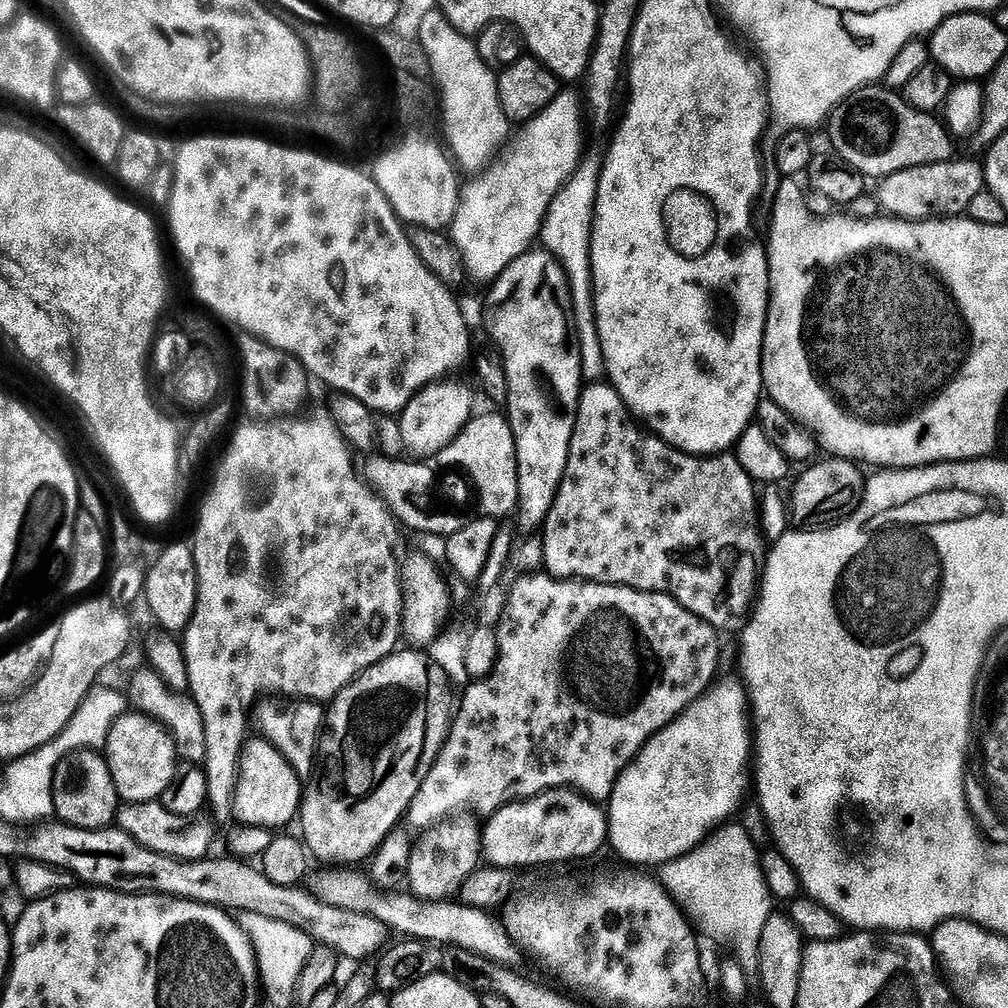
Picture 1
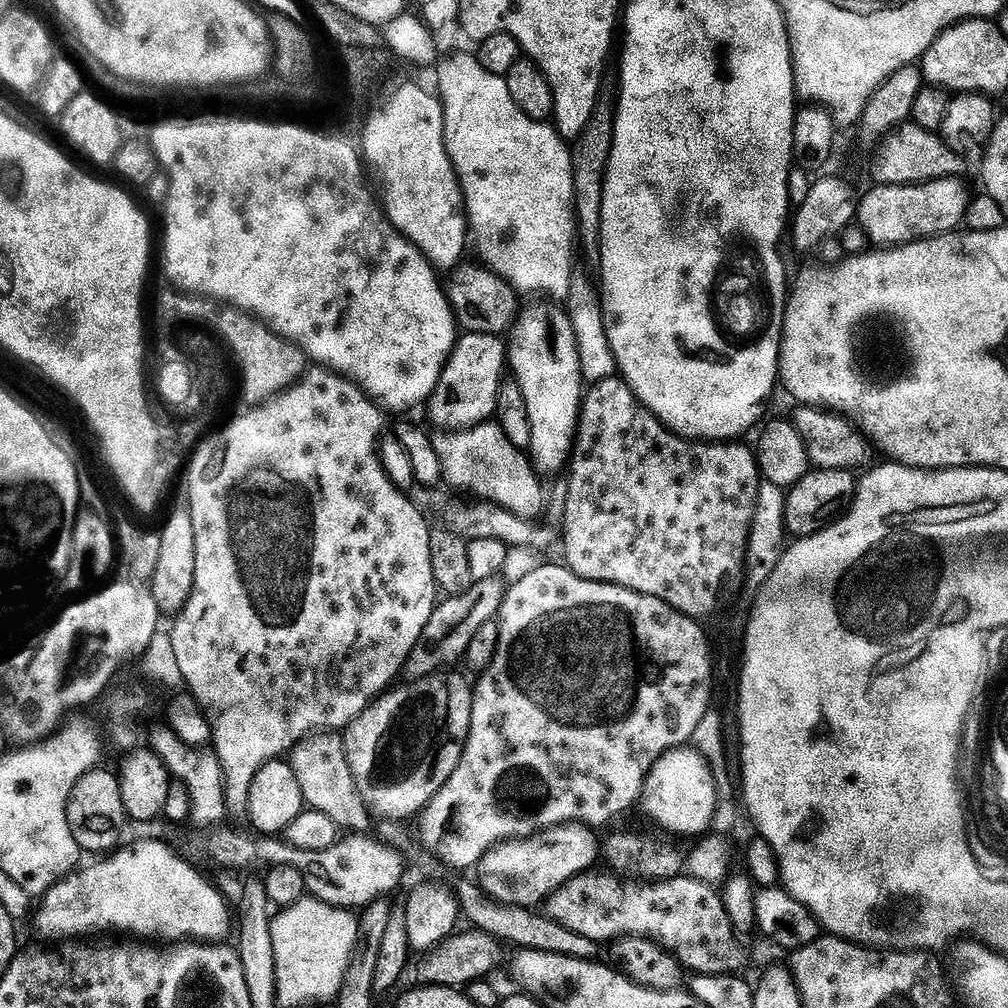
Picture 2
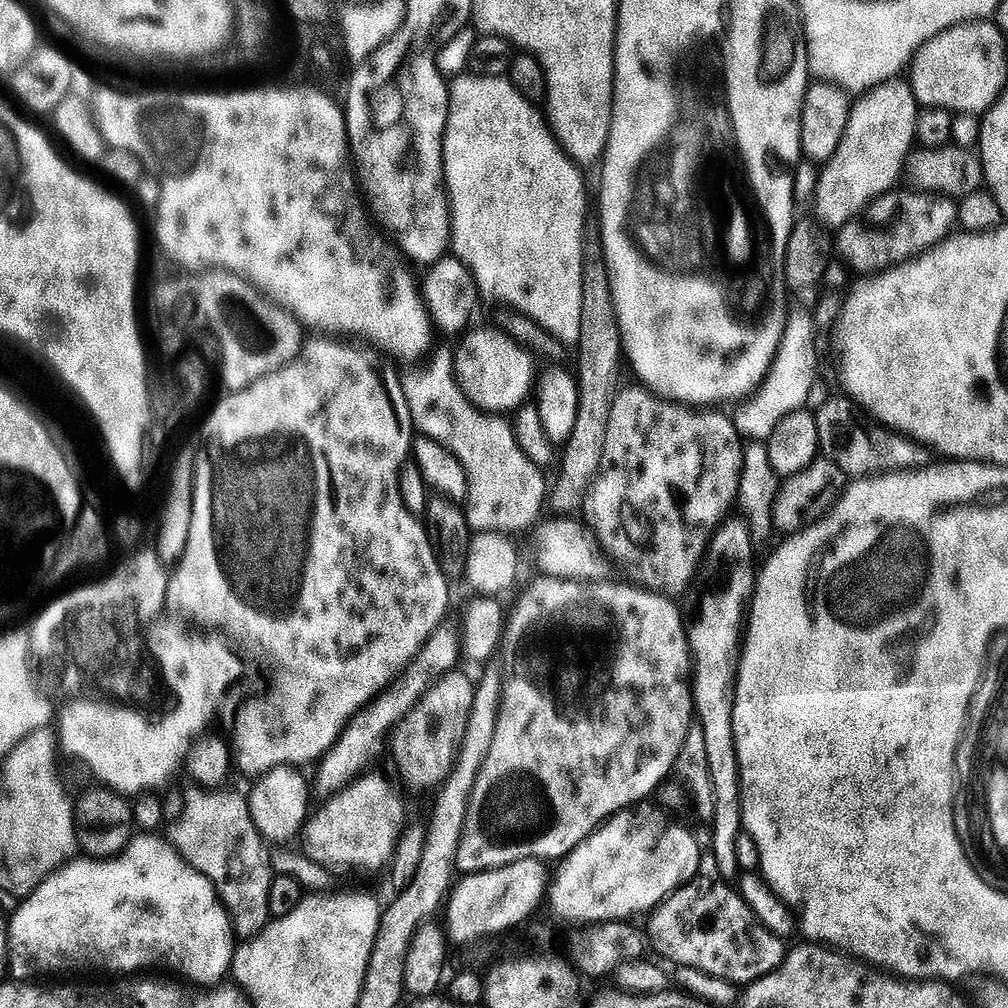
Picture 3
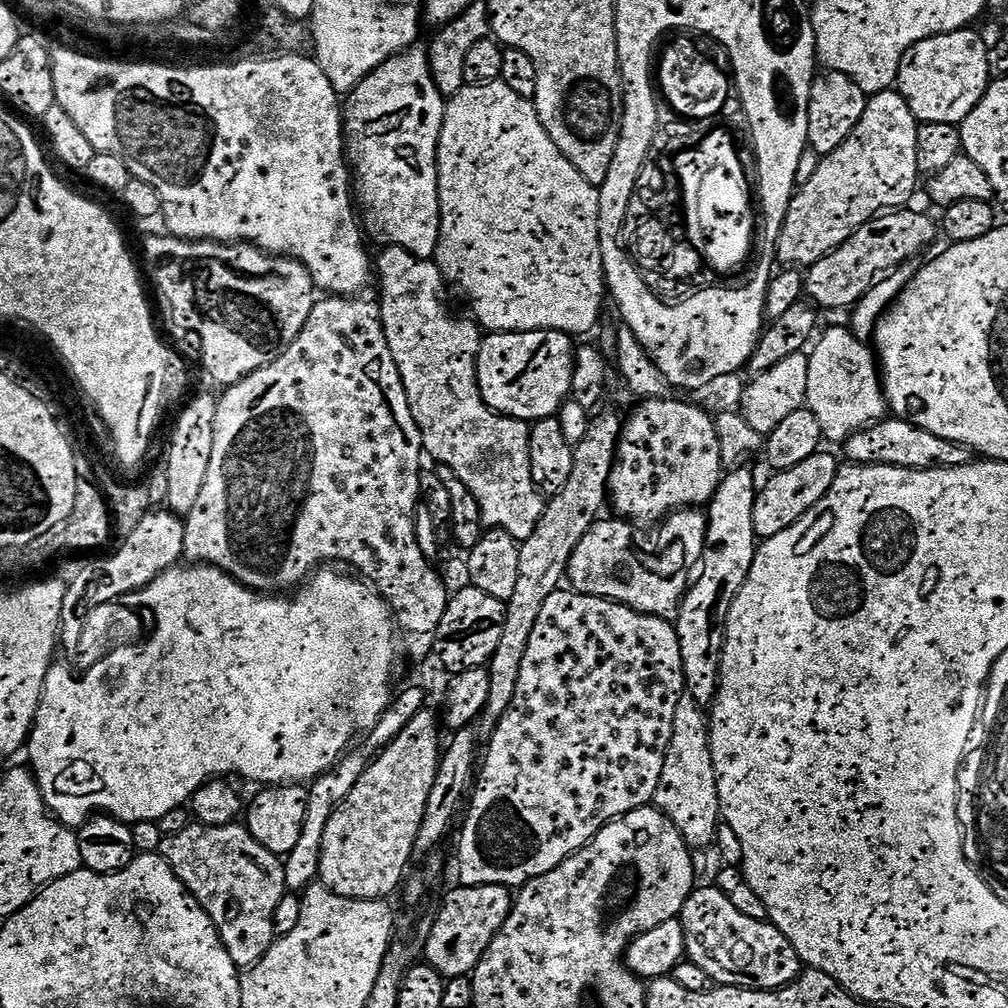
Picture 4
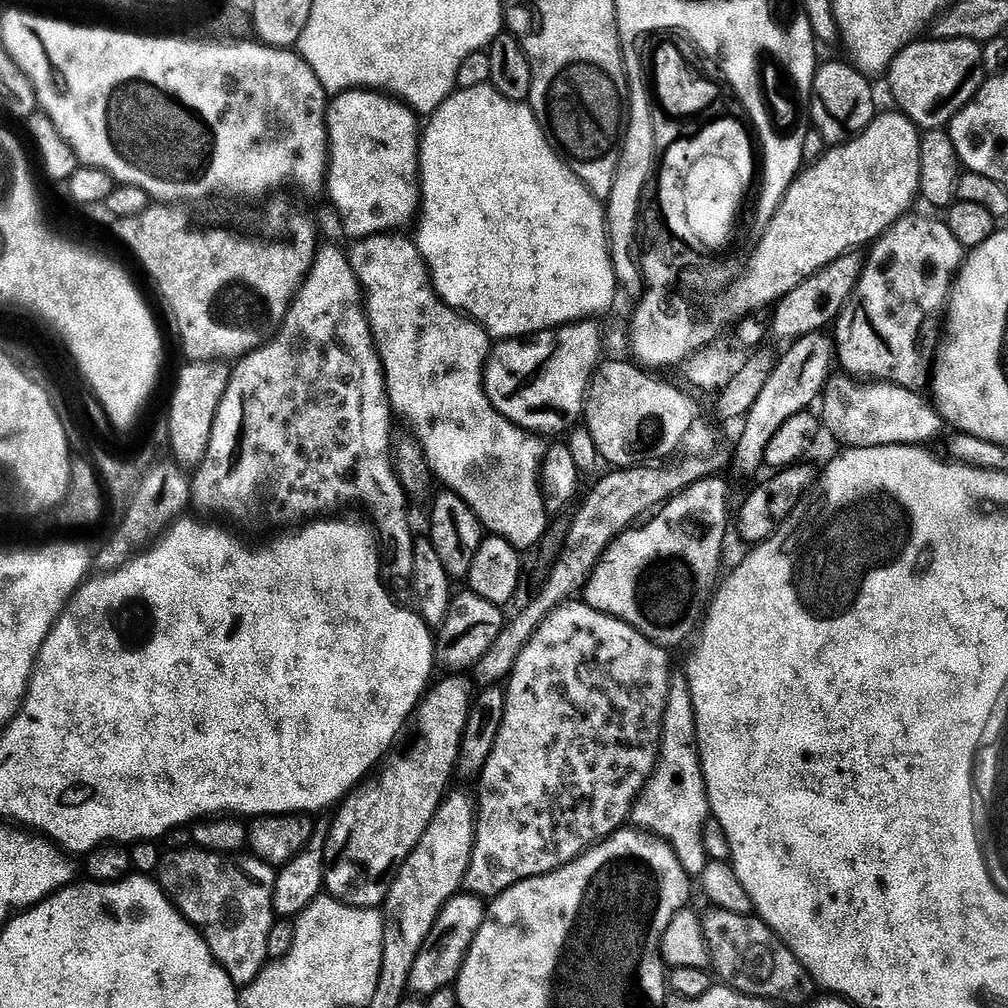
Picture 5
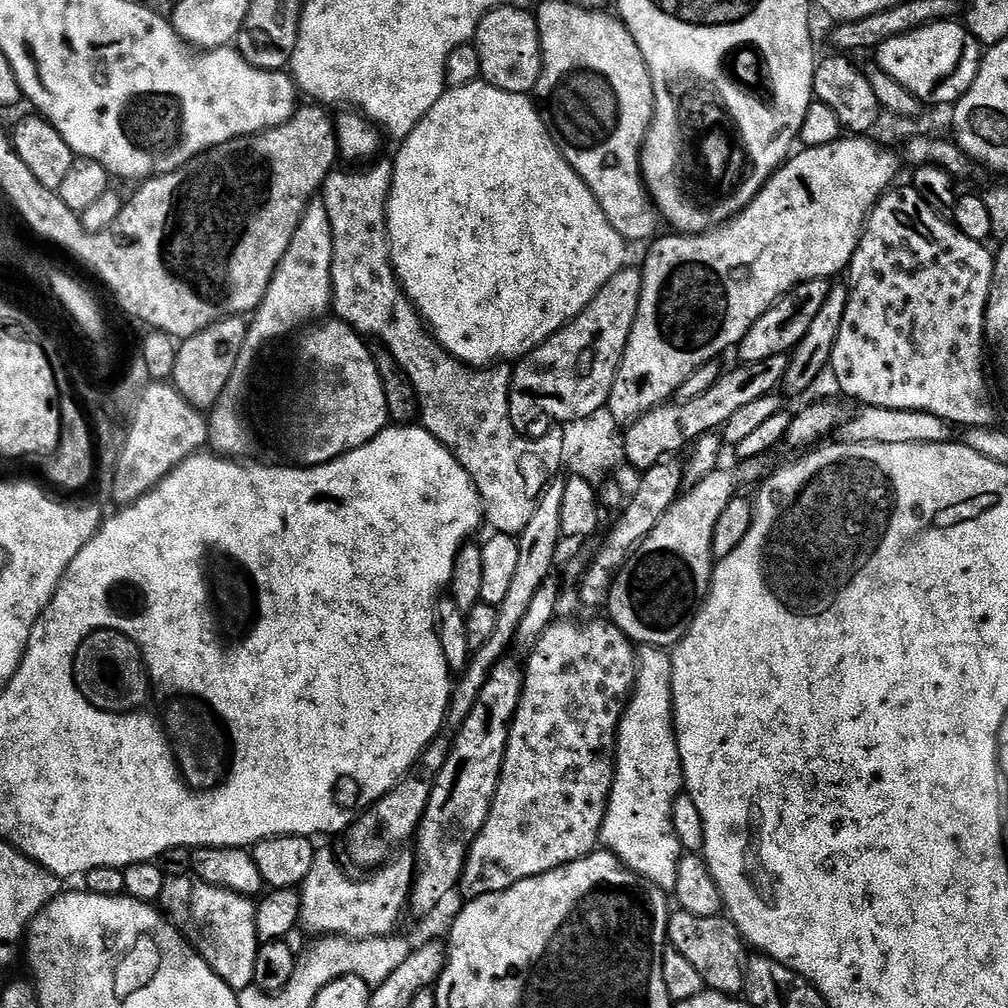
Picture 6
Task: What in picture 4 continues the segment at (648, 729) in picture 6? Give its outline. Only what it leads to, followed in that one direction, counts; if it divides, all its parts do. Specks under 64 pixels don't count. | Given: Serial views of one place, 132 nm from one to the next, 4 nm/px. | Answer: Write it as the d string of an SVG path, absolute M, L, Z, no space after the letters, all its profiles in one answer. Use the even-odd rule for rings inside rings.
M684 695L674 710L674 730L670 738L668 753L662 766L662 778L658 778L655 807L674 822L682 838L693 849L704 848L713 843L716 829L722 823L716 767L712 761L709 717L705 709L690 695Z

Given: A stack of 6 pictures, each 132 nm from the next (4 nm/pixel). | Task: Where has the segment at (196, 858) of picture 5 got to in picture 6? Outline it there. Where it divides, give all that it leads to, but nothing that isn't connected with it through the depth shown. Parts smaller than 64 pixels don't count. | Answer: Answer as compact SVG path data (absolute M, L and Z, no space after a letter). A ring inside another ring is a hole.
M169 875L165 879L164 889L158 901L159 907L184 935L184 939L196 949L197 954L212 967L214 974L222 978L222 982L226 982L237 994L249 991L254 985L256 956L260 953L262 943L260 937L256 935L257 905L251 904L244 897L247 895L239 891L218 884L207 884L205 880L188 876Z

